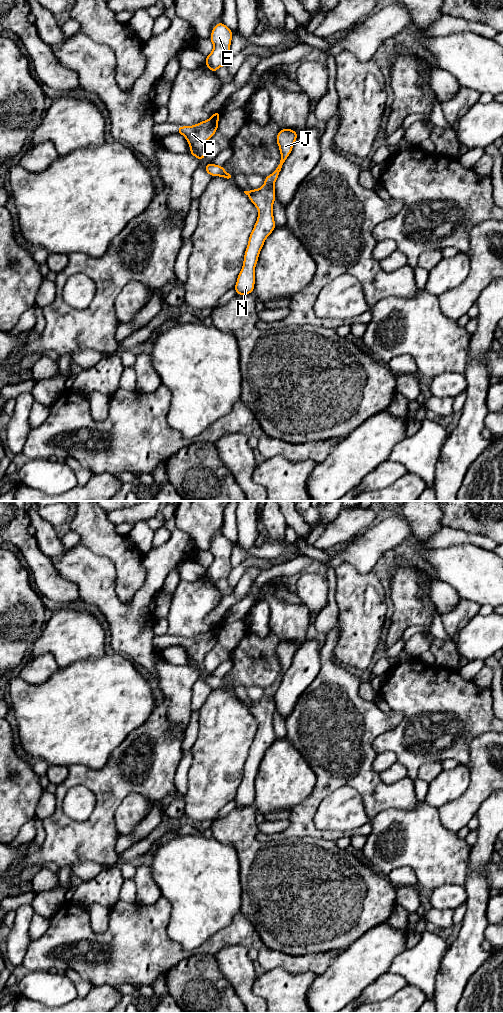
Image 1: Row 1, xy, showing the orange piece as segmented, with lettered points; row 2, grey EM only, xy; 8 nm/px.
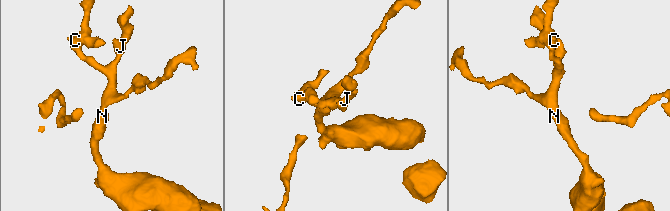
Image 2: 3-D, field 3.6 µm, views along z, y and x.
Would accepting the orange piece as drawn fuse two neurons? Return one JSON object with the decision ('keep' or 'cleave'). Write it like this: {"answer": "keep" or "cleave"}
{"answer": "keep"}

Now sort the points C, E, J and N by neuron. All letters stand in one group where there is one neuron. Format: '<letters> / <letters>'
C E J N

